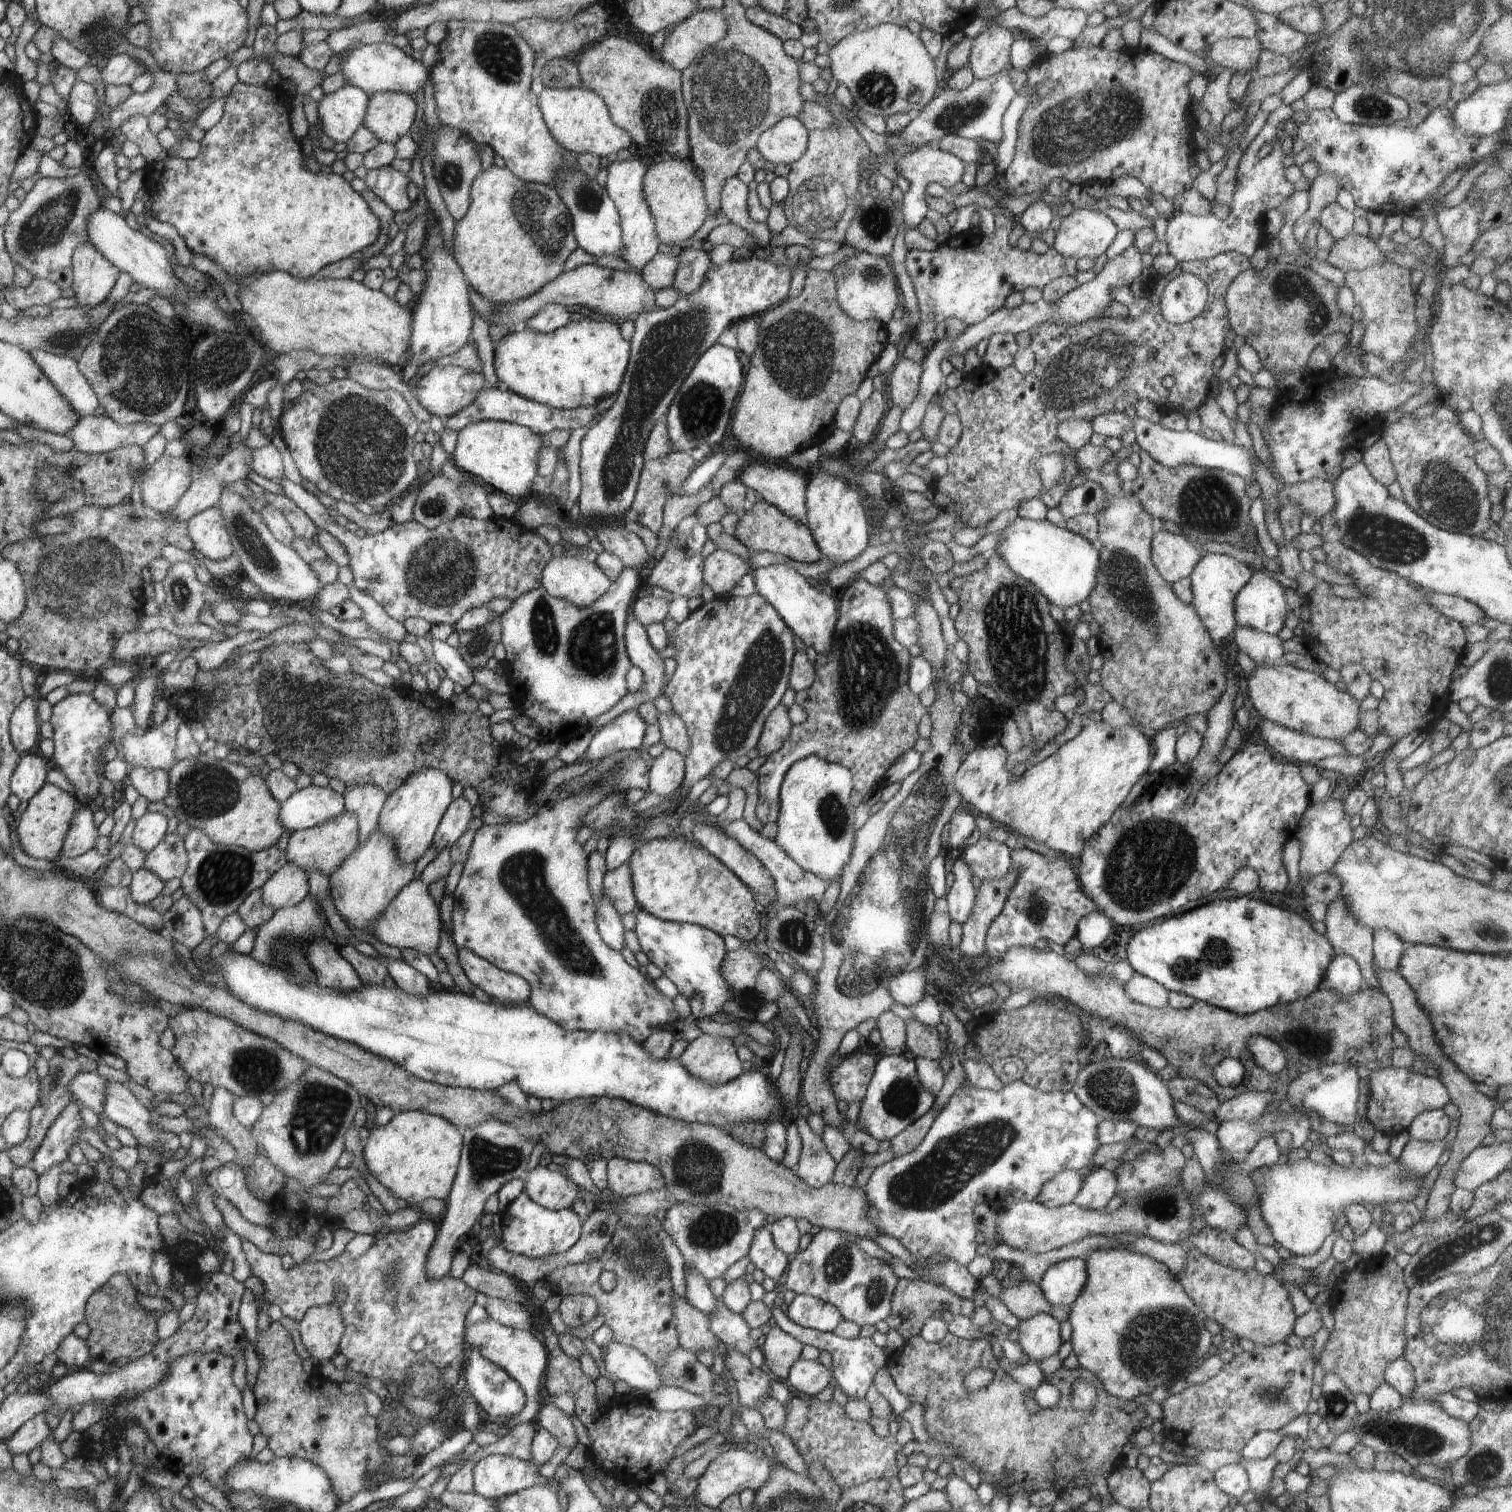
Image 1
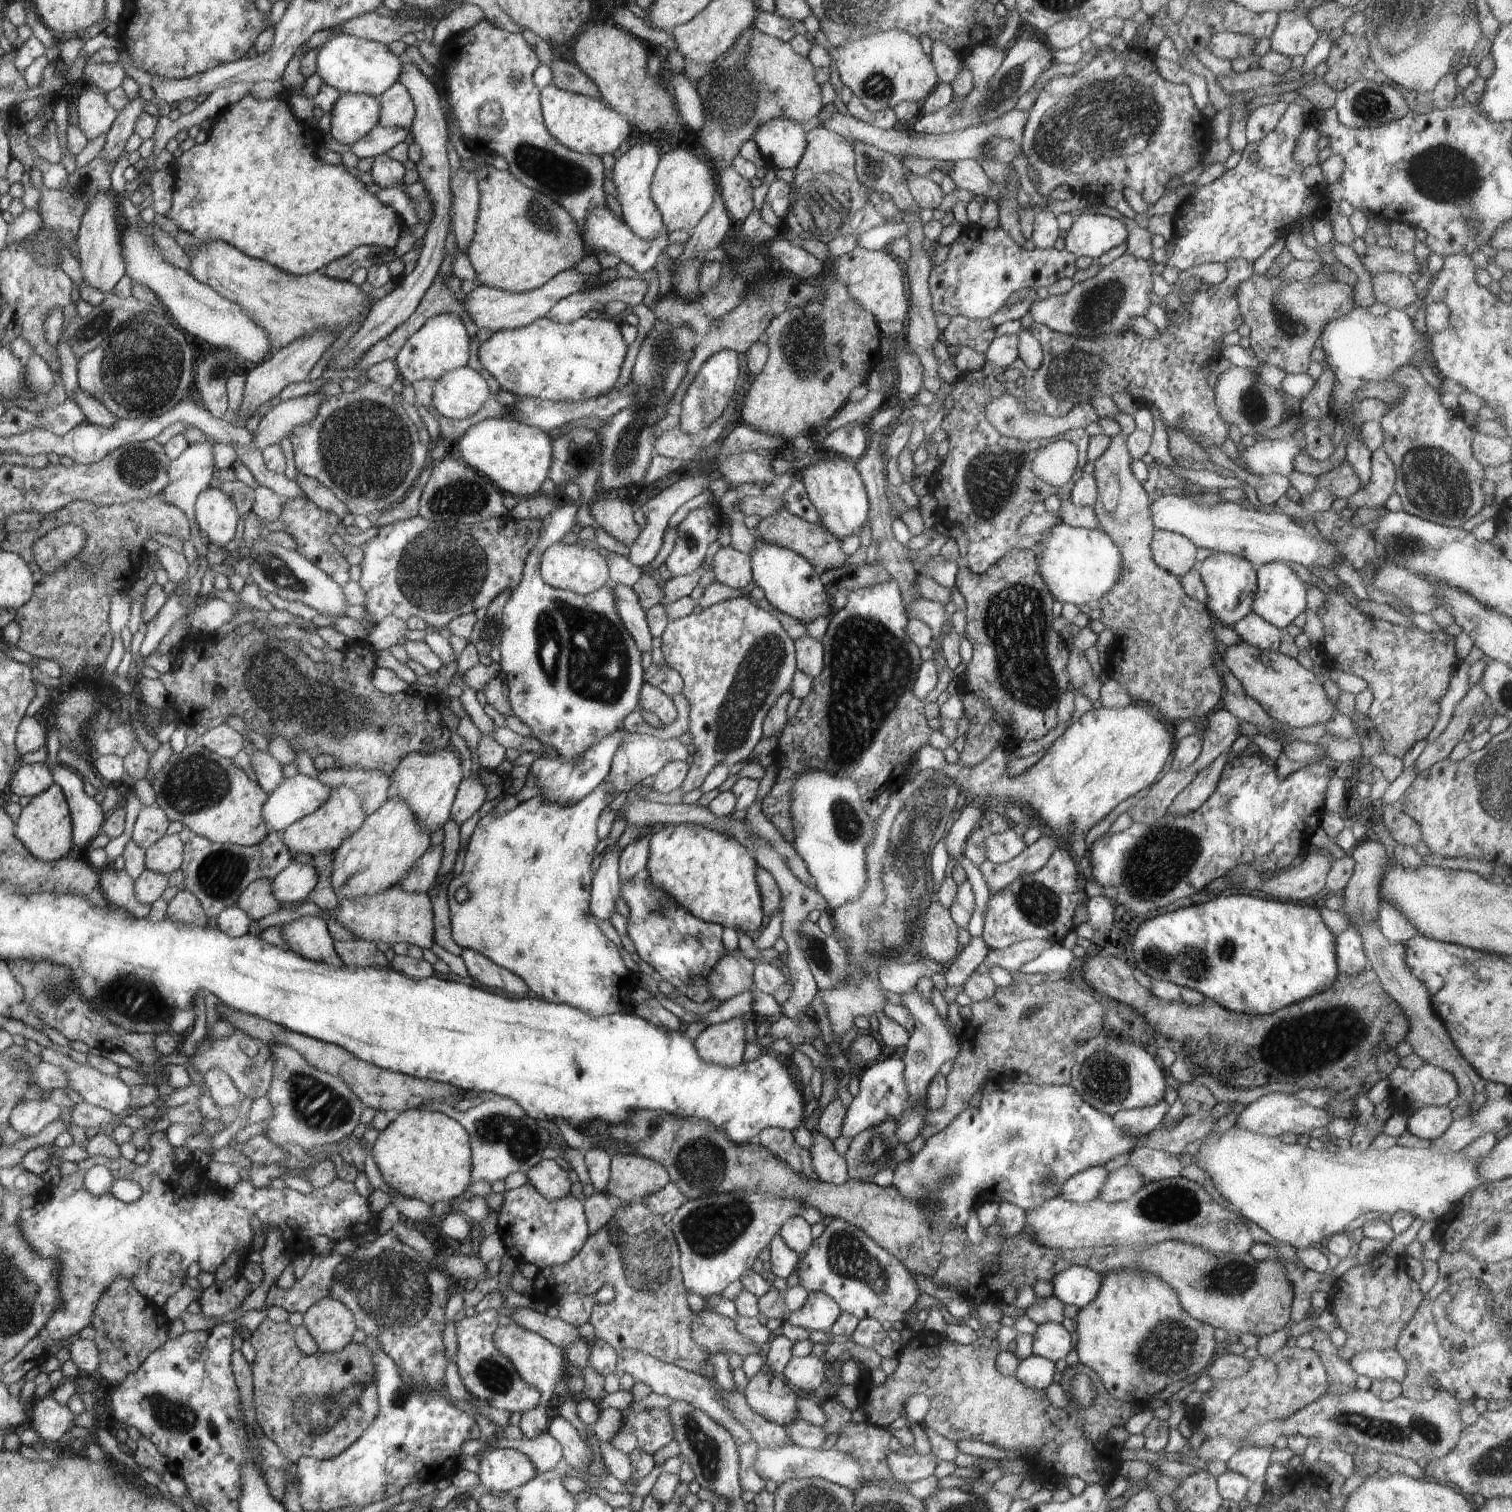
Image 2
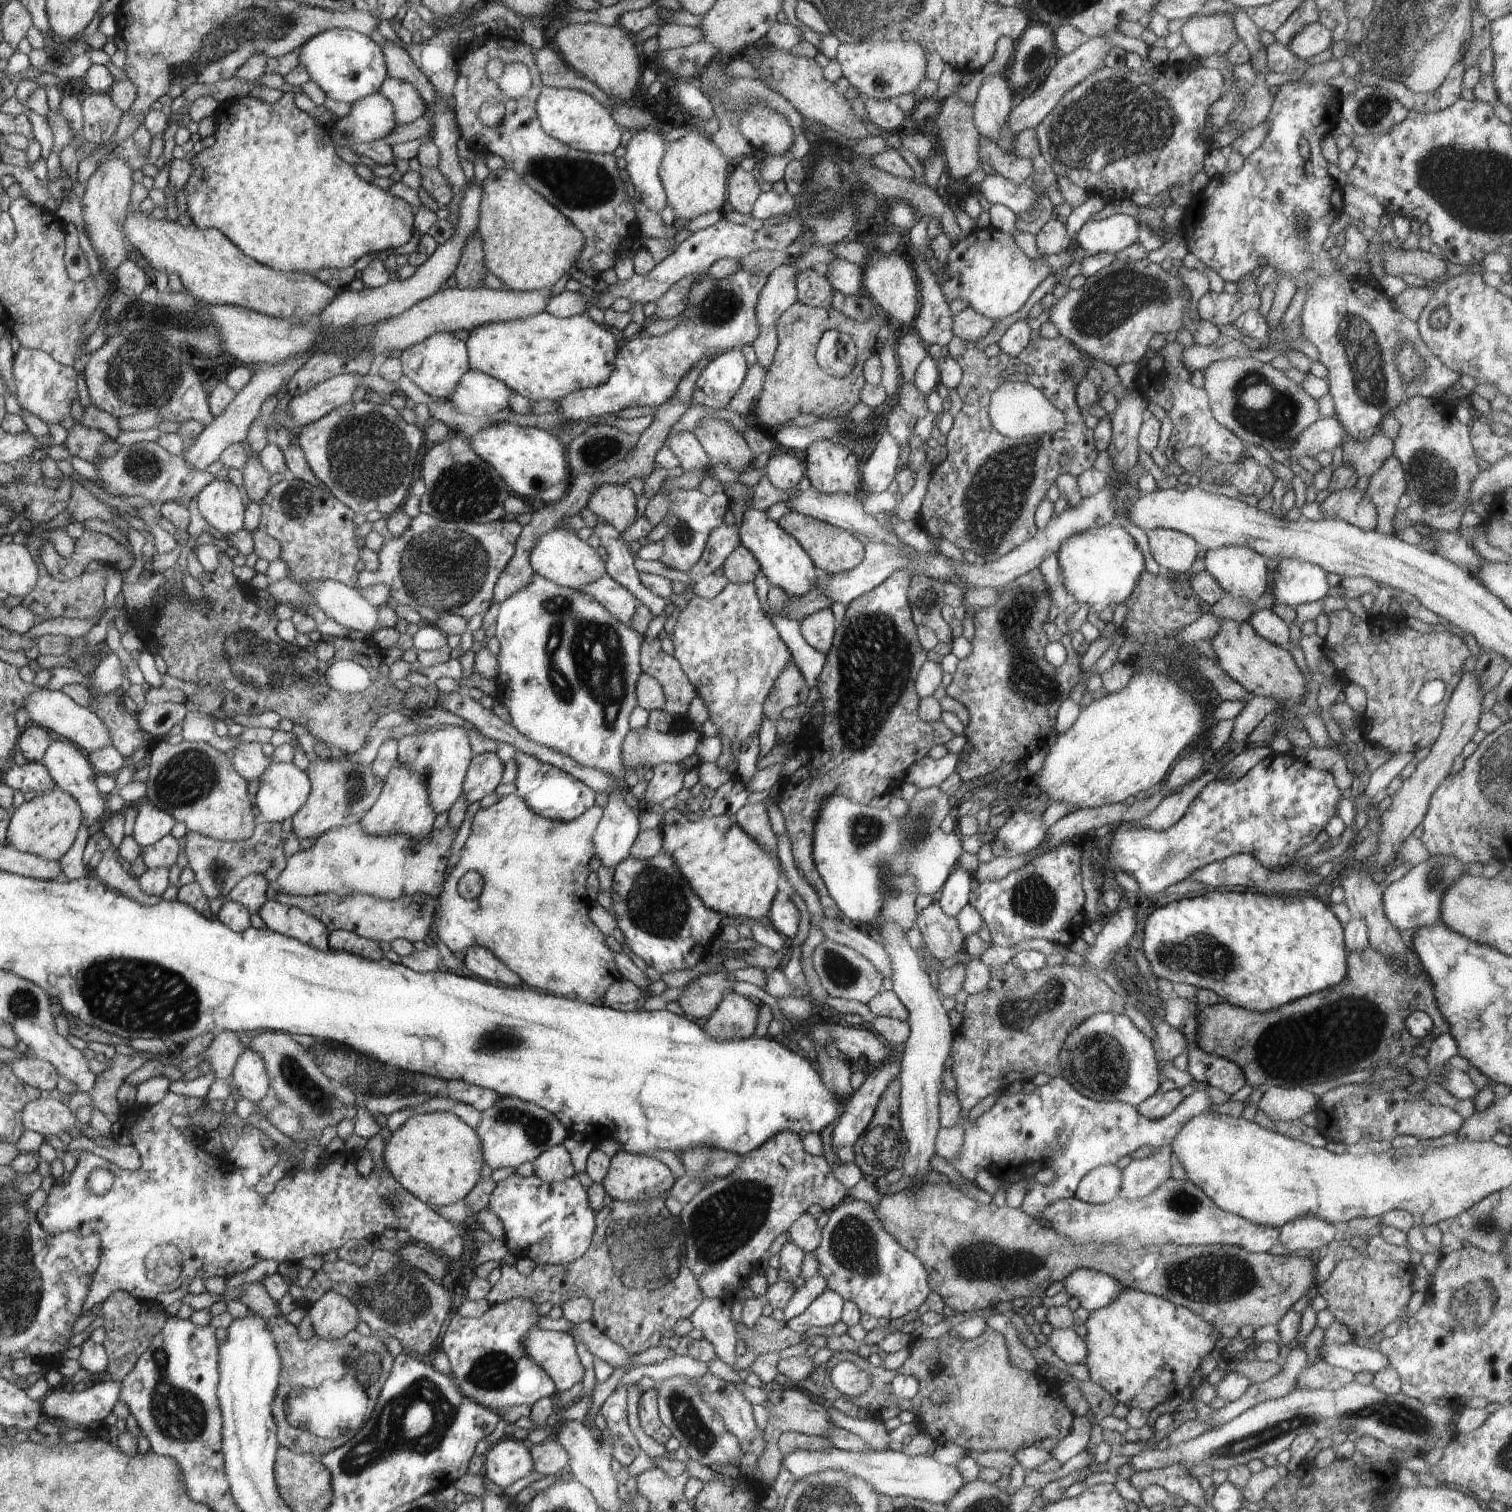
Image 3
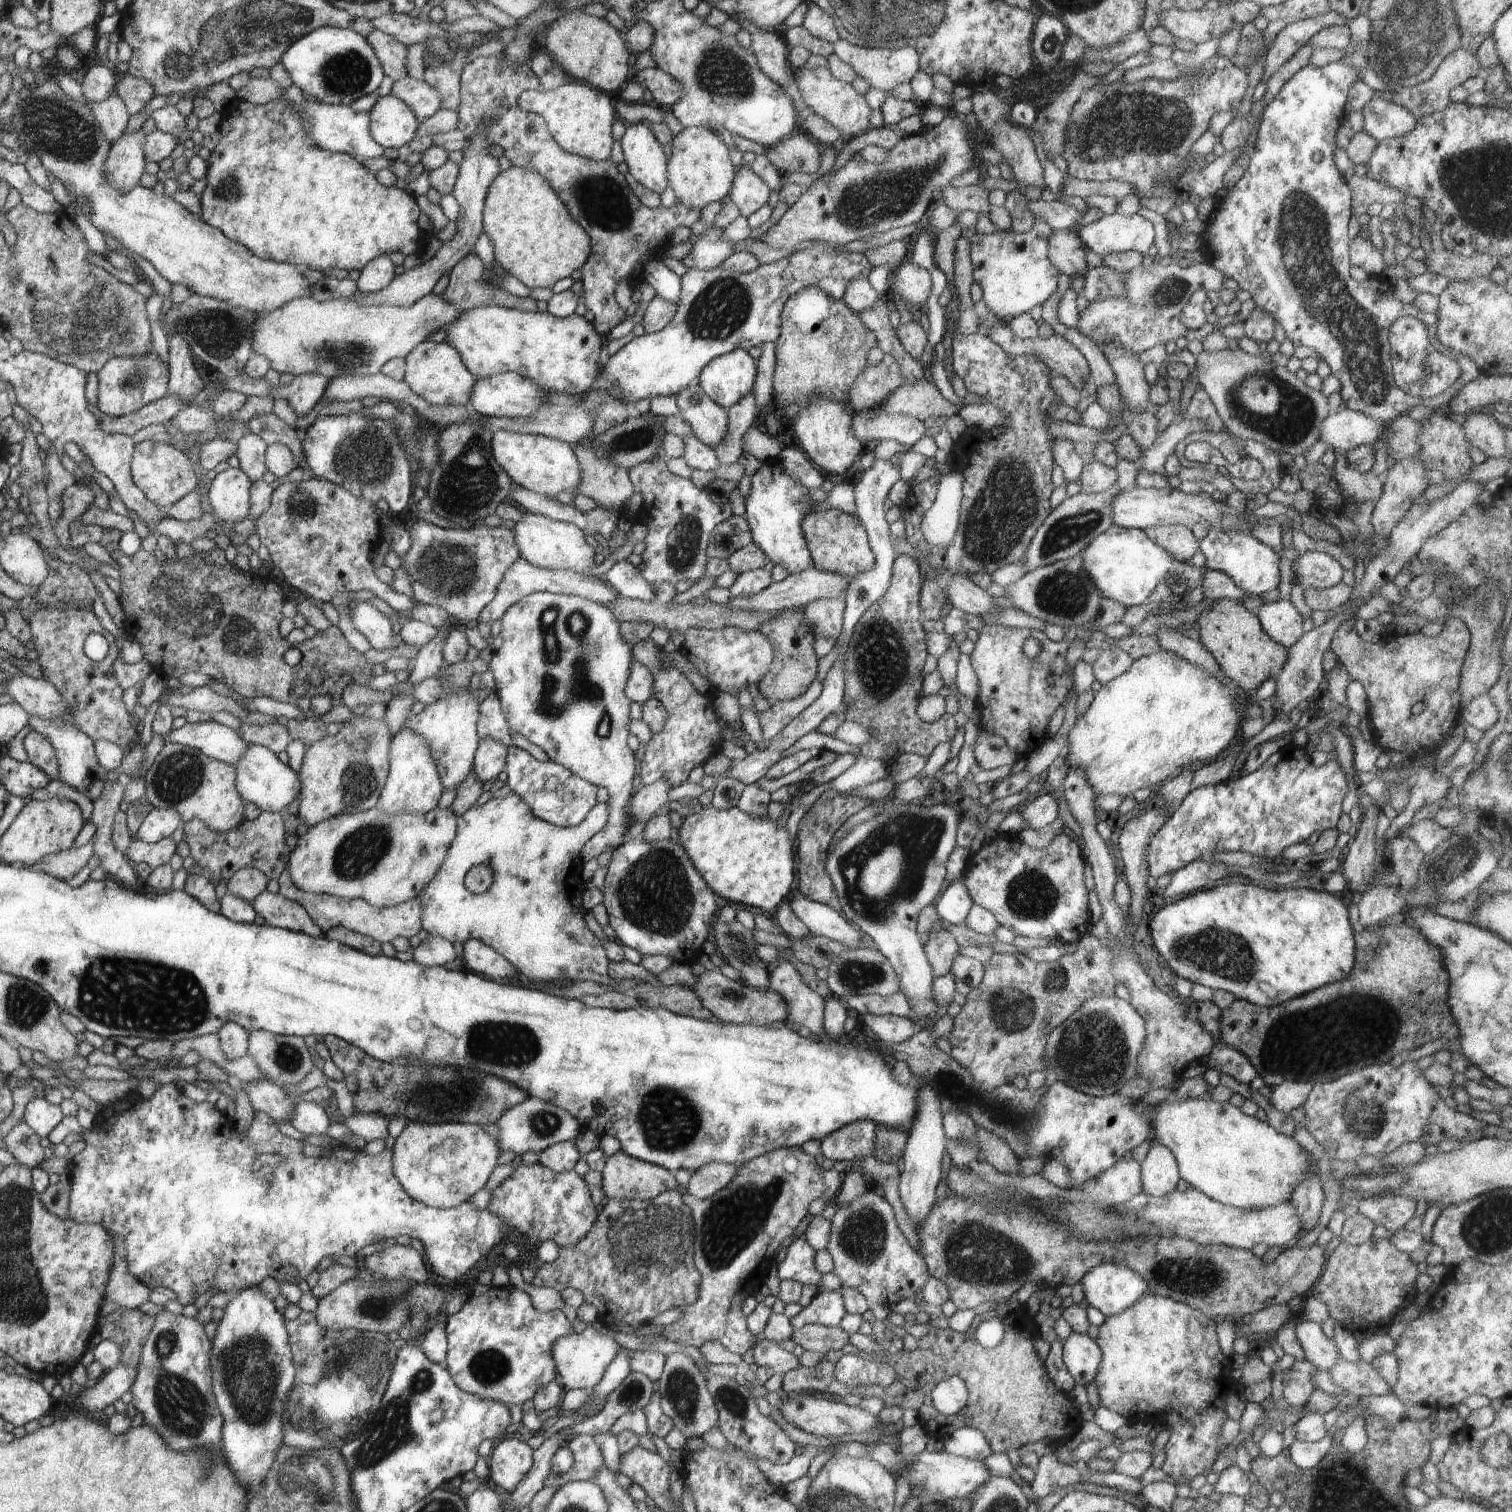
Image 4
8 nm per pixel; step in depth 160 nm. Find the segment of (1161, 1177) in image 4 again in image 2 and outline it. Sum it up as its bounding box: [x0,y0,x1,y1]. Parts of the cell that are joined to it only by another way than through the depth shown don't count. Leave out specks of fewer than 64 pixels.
[1099,1166,1144,1202]

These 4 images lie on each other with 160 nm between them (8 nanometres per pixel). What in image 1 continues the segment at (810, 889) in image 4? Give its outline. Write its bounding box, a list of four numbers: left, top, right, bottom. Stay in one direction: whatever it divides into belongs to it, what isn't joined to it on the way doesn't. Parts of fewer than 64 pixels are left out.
[756,579,928,831]

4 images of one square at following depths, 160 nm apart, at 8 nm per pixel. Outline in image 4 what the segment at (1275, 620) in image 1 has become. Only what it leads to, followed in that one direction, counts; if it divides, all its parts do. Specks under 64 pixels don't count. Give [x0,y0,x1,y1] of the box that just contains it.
[1293,552,1344,590]

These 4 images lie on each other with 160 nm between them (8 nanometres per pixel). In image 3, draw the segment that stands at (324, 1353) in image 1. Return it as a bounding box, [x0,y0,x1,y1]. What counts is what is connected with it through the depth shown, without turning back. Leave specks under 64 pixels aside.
[307,1291,360,1340]

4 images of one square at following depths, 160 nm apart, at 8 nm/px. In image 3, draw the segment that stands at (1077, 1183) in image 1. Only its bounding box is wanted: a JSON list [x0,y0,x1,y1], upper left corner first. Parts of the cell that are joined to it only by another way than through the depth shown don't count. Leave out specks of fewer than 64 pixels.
[1074,1165,1122,1204]

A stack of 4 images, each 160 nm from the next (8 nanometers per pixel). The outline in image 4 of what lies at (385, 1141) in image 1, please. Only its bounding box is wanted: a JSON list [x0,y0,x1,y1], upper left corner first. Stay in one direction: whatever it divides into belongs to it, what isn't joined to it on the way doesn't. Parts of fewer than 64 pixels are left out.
[393,1122,501,1208]

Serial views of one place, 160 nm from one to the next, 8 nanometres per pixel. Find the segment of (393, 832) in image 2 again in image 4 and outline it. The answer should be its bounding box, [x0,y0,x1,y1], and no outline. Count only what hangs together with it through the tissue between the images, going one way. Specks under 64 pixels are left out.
[376,720,445,814]

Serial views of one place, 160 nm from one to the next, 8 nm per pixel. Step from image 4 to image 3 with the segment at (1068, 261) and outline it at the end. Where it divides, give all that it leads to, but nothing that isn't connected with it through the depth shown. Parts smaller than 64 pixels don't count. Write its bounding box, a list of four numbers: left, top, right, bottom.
[1036,215,1072,255]

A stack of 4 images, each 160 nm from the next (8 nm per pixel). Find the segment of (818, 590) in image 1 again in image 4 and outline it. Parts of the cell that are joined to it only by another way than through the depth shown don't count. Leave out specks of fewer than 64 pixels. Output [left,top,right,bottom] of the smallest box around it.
[743,458,818,573]

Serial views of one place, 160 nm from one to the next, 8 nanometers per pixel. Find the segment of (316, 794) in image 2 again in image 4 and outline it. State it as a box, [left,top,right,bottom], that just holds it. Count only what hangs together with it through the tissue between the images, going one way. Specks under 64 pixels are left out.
[234,743,301,813]

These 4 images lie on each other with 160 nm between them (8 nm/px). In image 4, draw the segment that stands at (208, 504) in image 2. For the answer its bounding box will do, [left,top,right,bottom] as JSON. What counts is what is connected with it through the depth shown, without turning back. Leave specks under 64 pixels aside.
[208,466,252,524]

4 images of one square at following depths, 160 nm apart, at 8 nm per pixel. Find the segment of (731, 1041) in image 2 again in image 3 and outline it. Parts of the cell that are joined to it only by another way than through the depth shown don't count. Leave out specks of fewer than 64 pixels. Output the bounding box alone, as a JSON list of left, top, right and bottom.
[705,991,758,1038]

